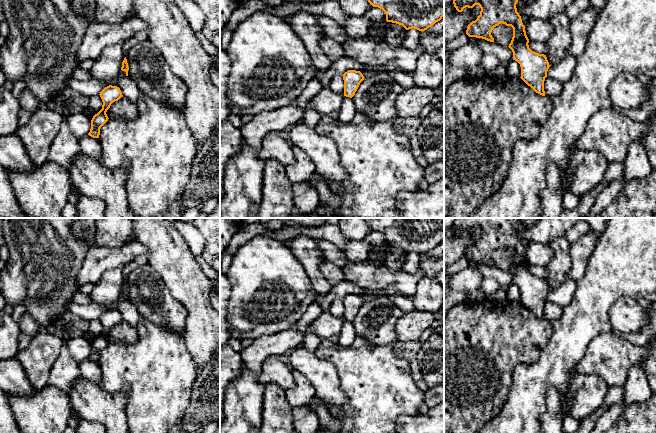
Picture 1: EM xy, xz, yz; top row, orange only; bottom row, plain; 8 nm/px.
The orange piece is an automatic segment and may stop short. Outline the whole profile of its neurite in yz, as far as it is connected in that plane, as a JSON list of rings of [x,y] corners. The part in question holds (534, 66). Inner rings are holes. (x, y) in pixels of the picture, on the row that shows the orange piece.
[[[453,0],[458,12],[464,8],[479,5],[480,15],[472,21],[466,30],[469,37],[482,38],[494,42],[491,32],[494,27],[503,23],[513,28],[513,37],[509,48],[513,52],[513,60],[521,67],[521,79],[536,93],[545,96],[544,81],[550,67],[546,55],[539,54],[529,48],[529,39],[521,16],[517,12],[518,0]]]

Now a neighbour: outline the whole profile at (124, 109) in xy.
[[[123,96],[111,104],[106,114],[108,118],[131,121],[138,117],[138,108],[135,103]]]

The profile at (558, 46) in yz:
[[[558,12],[550,18],[553,26],[553,35],[548,41],[548,50],[546,53],[550,66],[557,65],[567,55],[571,43],[571,34],[569,25],[571,20],[565,12]]]

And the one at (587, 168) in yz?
[[[577,150],[569,164],[569,185],[566,192],[583,196],[603,181],[610,163],[598,151]]]

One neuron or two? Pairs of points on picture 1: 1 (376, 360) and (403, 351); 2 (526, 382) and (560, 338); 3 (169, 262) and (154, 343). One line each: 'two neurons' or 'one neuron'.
1: two neurons
2: one neuron
3: two neurons

